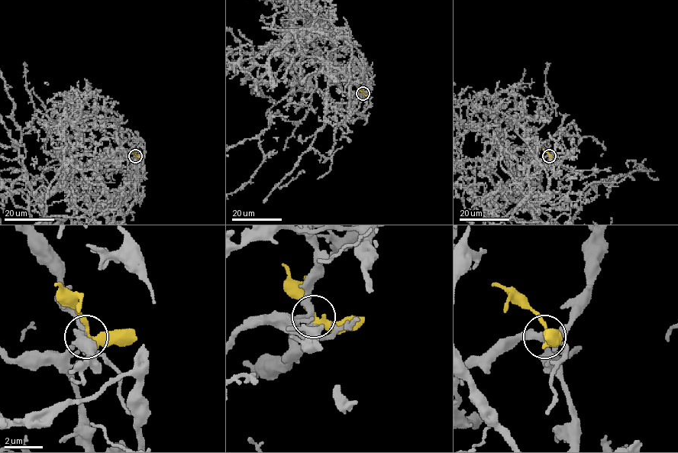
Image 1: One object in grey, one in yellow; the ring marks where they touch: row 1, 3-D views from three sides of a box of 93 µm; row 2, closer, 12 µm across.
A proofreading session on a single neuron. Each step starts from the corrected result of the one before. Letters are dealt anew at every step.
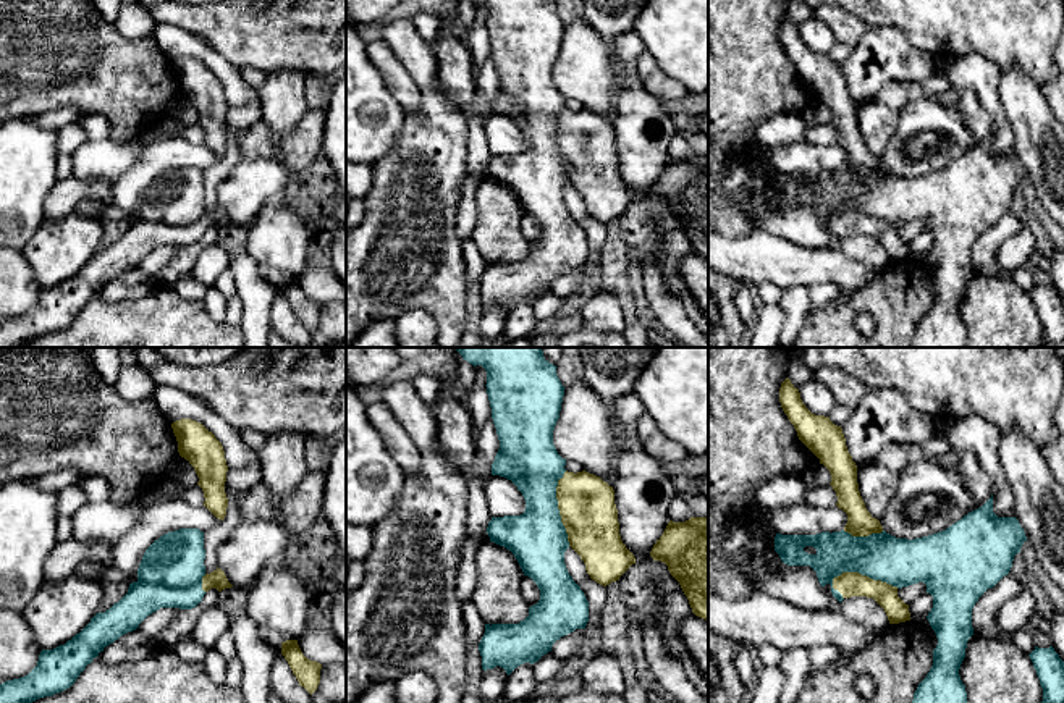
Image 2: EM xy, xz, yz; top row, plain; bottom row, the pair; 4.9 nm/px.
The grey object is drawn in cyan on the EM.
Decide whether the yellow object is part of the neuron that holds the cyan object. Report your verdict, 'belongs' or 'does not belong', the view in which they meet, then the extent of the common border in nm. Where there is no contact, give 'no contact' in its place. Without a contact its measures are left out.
belongs; contact in yz; length 340 nm

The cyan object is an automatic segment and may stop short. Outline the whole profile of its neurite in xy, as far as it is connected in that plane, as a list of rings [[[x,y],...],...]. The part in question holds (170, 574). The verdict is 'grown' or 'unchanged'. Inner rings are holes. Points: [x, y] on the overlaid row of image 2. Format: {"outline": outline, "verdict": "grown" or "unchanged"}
{"outline": [[[179,528],[155,540],[144,553],[137,569],[137,580],[129,583],[128,593],[105,612],[97,612],[91,622],[65,645],[42,650],[37,666],[24,677],[0,684],[0,703],[32,703],[70,688],[79,674],[121,635],[133,632],[139,624],[160,608],[196,608],[210,588],[218,591],[231,588],[225,572],[215,569],[207,574],[204,532],[199,528]]], "verdict": "grown"}

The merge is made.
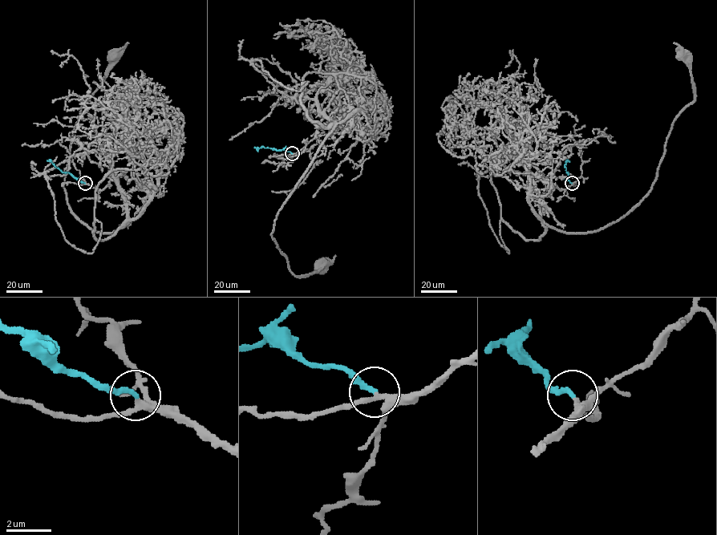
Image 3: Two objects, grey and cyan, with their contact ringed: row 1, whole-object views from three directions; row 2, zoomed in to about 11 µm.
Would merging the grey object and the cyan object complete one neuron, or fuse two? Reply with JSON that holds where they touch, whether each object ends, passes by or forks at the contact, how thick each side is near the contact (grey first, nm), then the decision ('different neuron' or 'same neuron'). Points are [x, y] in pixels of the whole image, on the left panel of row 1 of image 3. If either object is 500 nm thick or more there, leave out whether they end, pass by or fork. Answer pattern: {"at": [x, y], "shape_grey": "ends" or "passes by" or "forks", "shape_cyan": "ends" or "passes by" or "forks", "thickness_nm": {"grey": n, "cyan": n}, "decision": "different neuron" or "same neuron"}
{"at": [85, 183], "shape_grey": "forks", "shape_cyan": "ends", "thickness_nm": {"grey": 180, "cyan": 240}, "decision": "same neuron"}

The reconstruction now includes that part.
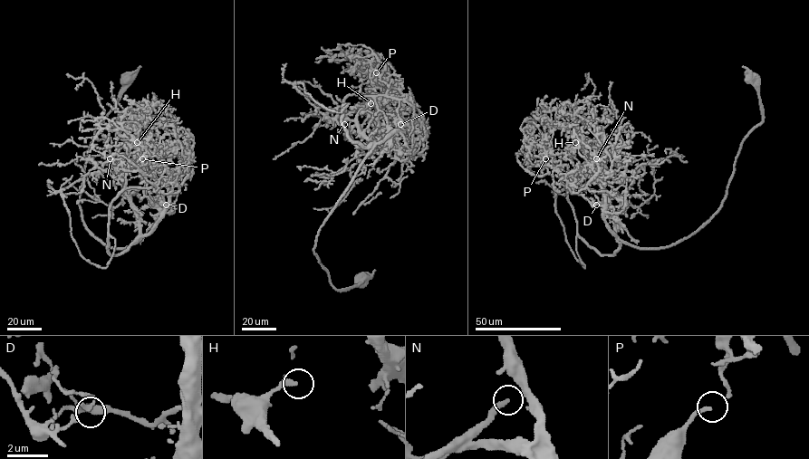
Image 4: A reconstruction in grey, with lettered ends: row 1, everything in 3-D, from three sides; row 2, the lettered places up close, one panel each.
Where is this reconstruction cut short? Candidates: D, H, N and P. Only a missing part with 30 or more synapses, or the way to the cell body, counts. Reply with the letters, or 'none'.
N

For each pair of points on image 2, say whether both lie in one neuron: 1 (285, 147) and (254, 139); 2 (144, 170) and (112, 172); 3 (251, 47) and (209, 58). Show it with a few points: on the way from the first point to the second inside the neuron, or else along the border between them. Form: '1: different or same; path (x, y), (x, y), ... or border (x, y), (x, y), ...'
1: same; path (277, 147), (262, 144)
2: different; border (143, 146), (139, 159), (112, 186)
3: different; border (207, 46), (236, 68)

